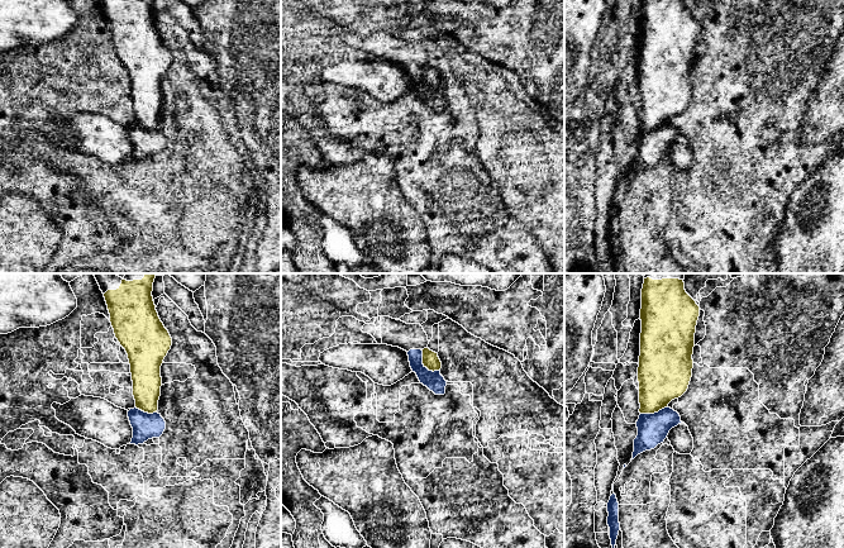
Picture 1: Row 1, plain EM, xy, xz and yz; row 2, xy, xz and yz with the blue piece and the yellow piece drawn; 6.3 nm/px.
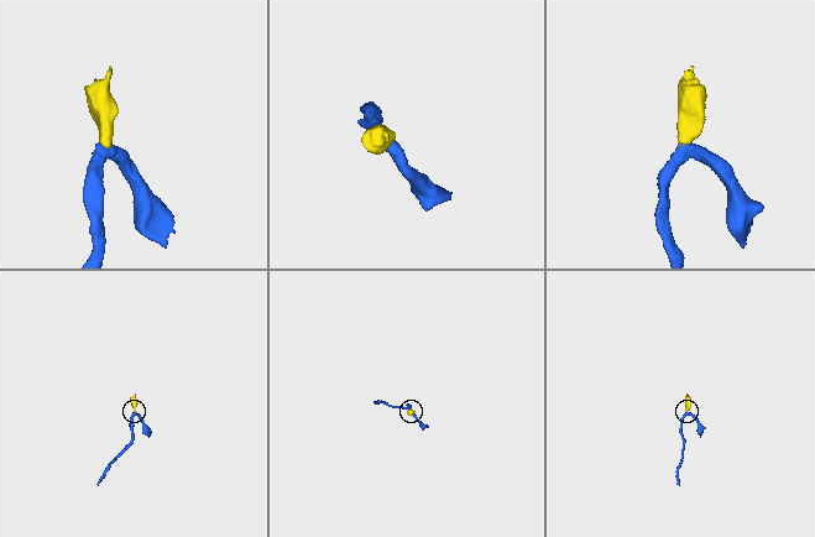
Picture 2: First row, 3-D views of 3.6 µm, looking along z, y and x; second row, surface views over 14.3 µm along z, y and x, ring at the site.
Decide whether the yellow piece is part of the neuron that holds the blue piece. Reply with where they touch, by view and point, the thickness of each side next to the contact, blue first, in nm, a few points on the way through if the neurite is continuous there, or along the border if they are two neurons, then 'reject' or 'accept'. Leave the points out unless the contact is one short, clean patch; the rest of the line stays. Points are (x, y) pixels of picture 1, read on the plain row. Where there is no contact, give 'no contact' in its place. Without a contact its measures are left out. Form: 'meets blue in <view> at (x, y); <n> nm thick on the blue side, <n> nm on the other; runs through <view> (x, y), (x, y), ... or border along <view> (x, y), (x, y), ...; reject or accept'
meets blue in xz at (423, 81); 120 nm thick on the blue side, 110 nm on the other; border along xz (420, 66), (423, 80), (429, 86), (438, 87); reject

